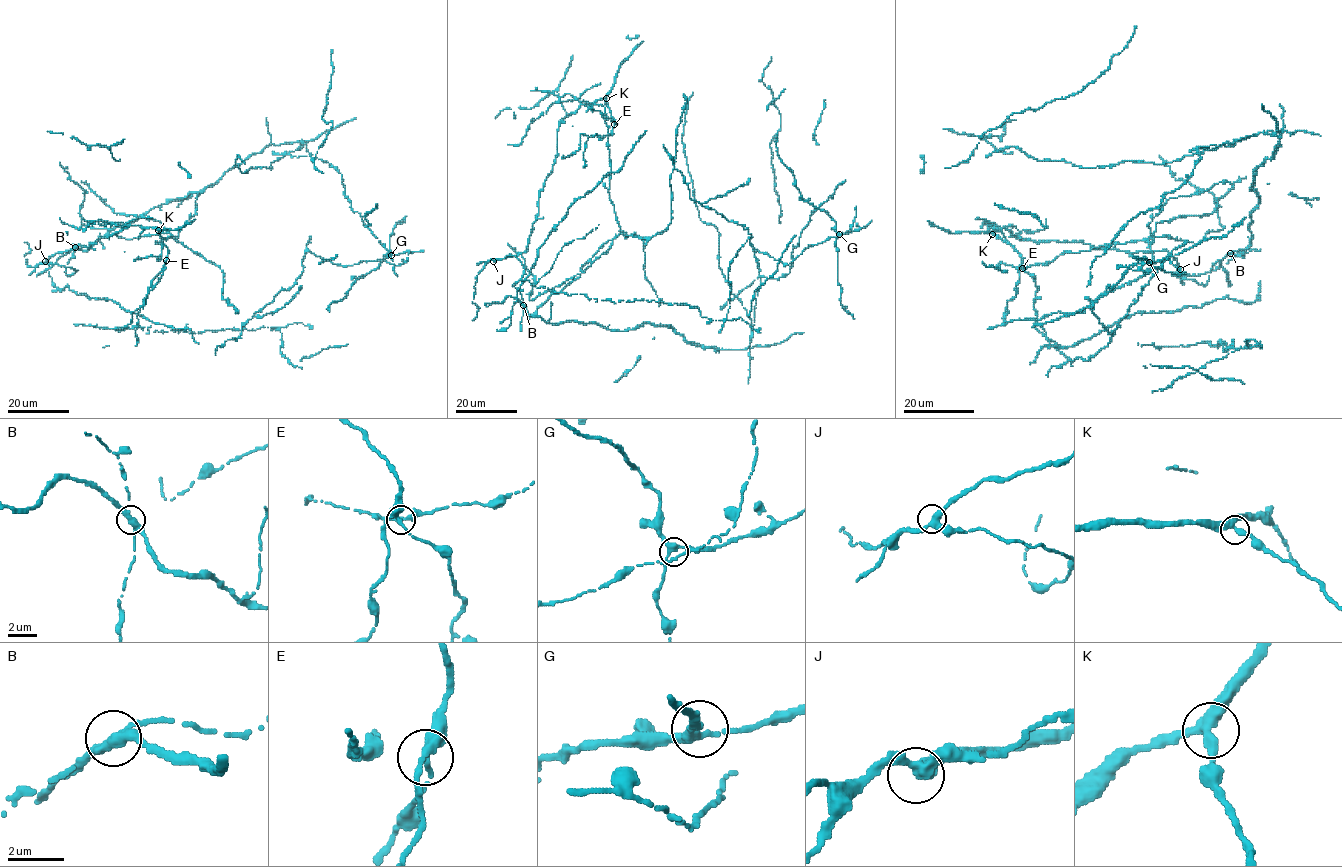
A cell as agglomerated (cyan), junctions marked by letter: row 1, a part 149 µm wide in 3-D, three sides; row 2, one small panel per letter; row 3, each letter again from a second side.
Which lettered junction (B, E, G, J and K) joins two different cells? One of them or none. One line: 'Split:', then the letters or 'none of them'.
Split: B

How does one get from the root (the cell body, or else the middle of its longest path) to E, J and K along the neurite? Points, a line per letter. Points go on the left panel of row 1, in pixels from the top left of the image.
E: (109, 231), (87, 250), (72, 250), (65, 273), (73, 274), (47, 261), (133, 225), (158, 230), (166, 260)
J: (109, 231), (87, 250), (78, 247), (72, 250), (75, 251), (65, 273), (73, 274), (76, 270), (45, 261)
K: (109, 231), (87, 250), (72, 250), (65, 273), (73, 274), (76, 270), (47, 261), (130, 226), (158, 230)

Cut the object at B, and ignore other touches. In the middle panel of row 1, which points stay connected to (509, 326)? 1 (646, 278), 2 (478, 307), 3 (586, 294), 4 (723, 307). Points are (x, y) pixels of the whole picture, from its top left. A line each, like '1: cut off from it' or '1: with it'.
1: with it
2: with it
3: cut off from it
4: with it

